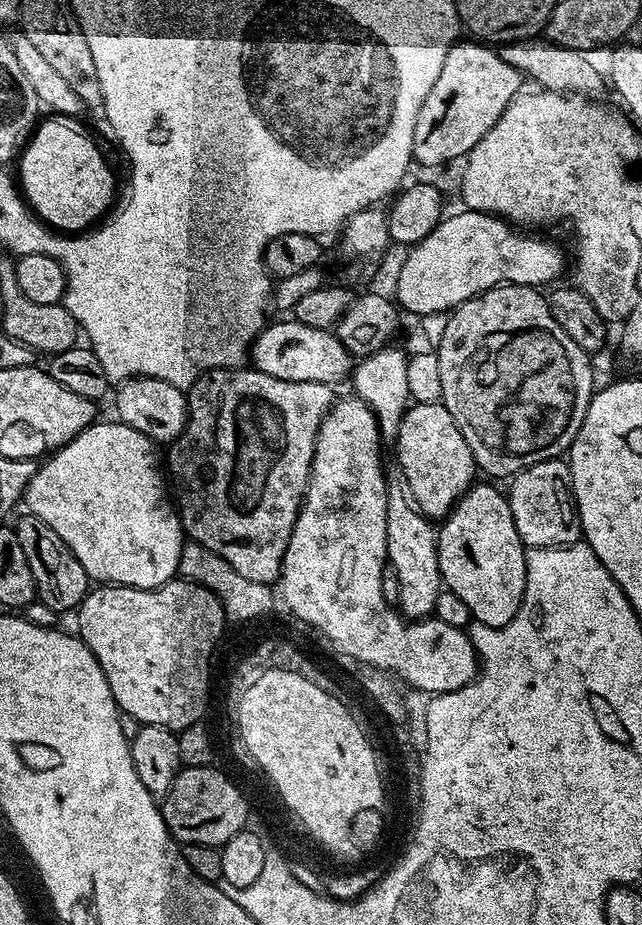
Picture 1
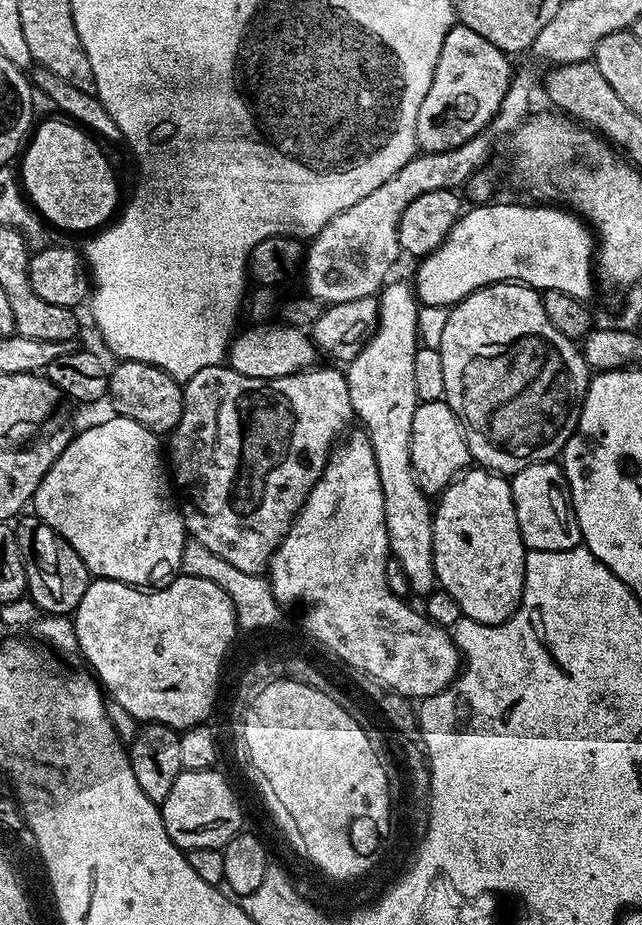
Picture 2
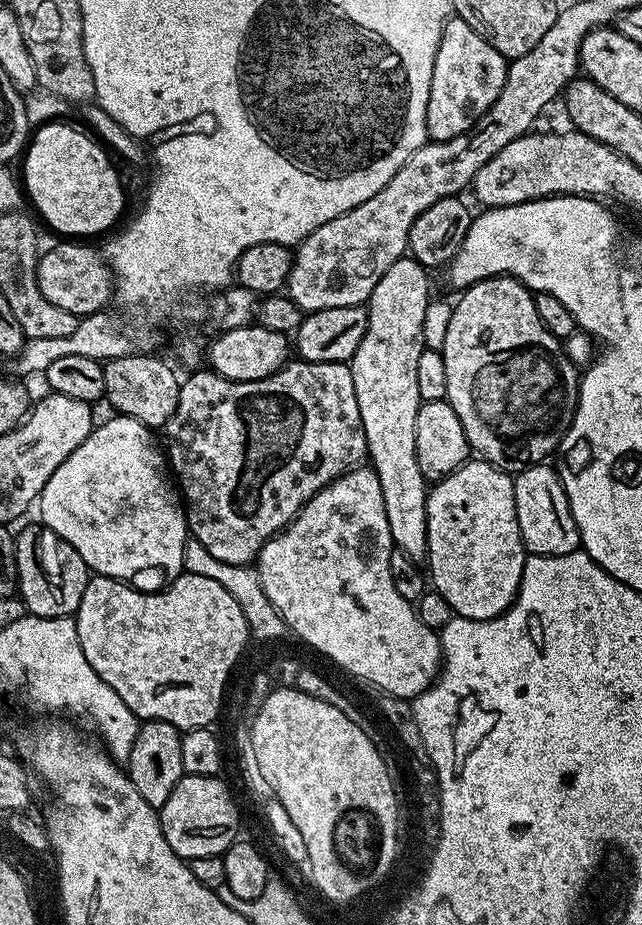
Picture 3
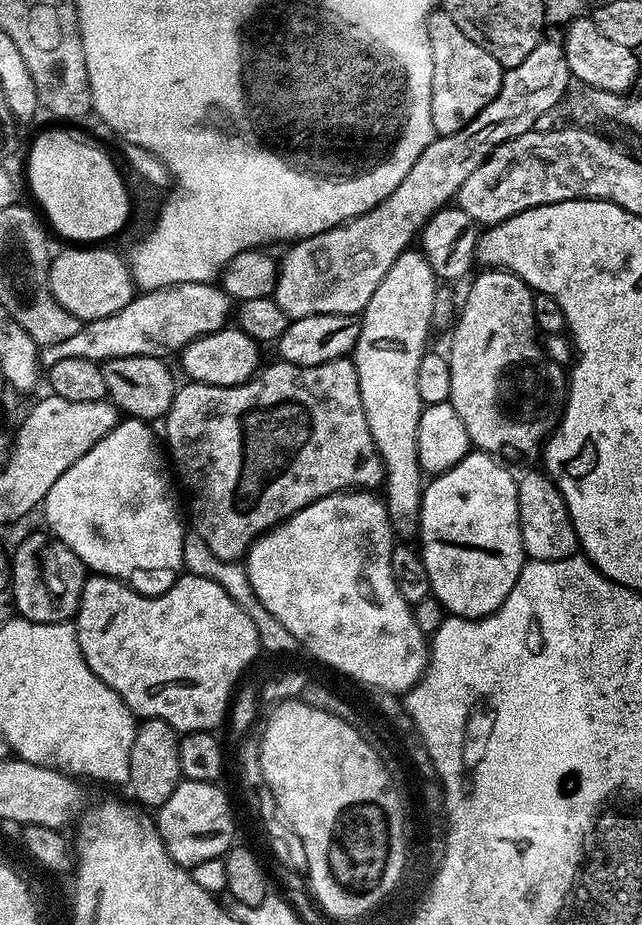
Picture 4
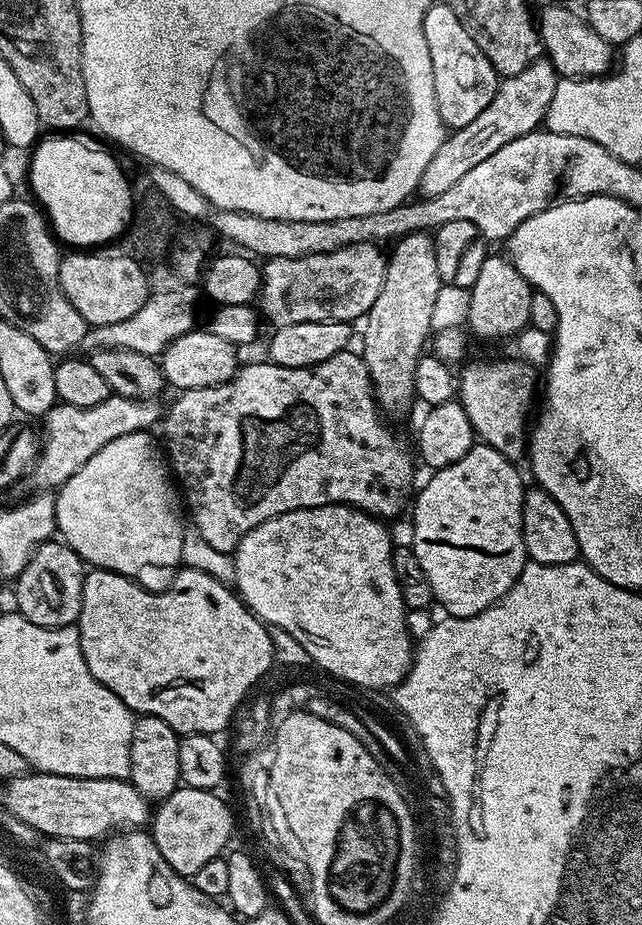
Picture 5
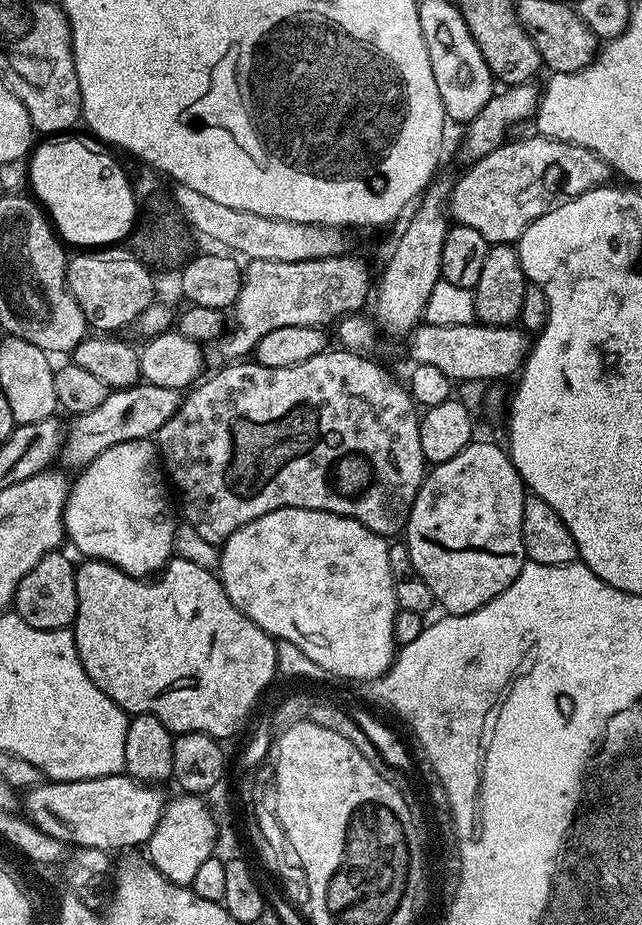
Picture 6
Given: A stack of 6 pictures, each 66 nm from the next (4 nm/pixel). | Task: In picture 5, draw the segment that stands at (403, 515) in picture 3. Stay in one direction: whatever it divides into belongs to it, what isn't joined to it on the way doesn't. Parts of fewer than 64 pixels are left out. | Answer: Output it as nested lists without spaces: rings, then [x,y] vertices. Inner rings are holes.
[[[427,231],[412,232],[401,240],[395,241],[396,248],[387,257],[388,269],[382,282],[382,290],[378,290],[378,299],[368,311],[364,324],[364,349],[362,355],[368,373],[372,379],[372,391],[376,397],[381,413],[404,412],[414,404],[414,366],[418,366],[420,357],[425,351],[424,339],[429,339],[433,331],[432,315],[434,302],[438,302],[438,294],[442,287],[438,278],[438,262],[434,259],[434,242]]]

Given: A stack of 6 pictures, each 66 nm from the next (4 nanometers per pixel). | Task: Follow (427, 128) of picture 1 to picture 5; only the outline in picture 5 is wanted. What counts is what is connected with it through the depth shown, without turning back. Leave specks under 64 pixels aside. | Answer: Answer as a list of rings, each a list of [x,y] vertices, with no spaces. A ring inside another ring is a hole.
[[[446,2],[433,3],[424,19],[424,33],[432,59],[434,74],[434,98],[438,102],[438,114],[442,118],[445,129],[455,130],[470,126],[496,93],[498,77],[494,66],[486,58],[486,54],[470,38],[466,26],[454,14],[454,10]]]

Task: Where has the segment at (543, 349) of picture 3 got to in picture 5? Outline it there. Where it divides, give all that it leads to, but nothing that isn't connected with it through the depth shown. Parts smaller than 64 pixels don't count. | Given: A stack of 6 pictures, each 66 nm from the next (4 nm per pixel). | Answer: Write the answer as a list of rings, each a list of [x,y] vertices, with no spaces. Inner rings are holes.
[[[490,254],[482,262],[482,270],[478,273],[478,282],[474,282],[474,286],[470,289],[467,331],[473,337],[481,336],[484,340],[499,340],[499,342],[508,340],[509,337],[529,327],[530,298],[533,291],[532,285],[526,278],[522,278],[522,274],[518,274],[518,270],[512,265],[512,261],[508,259],[507,255]],[[501,358],[502,360],[476,360],[463,365],[464,373],[458,376],[458,403],[466,410],[466,418],[470,418],[473,433],[490,447],[498,450],[504,457],[513,462],[518,462],[525,457],[527,451],[527,428],[530,417],[534,412],[532,399],[538,396],[537,369],[520,360]]]

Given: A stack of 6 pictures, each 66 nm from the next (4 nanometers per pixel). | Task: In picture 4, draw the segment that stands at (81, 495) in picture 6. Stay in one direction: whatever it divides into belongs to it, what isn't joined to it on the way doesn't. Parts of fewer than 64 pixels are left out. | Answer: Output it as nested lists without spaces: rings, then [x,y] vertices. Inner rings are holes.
[[[121,419],[114,430],[90,446],[90,450],[82,454],[82,458],[78,458],[78,462],[74,462],[74,466],[62,474],[62,478],[58,478],[58,482],[54,482],[46,494],[42,513],[49,525],[45,525],[53,536],[57,536],[65,546],[74,550],[74,554],[78,554],[89,573],[129,578],[135,572],[172,572],[175,568],[183,569],[182,546],[186,524],[180,521],[182,508],[176,505],[173,477],[161,445],[160,448],[156,445],[152,428],[151,423],[142,420]]]

